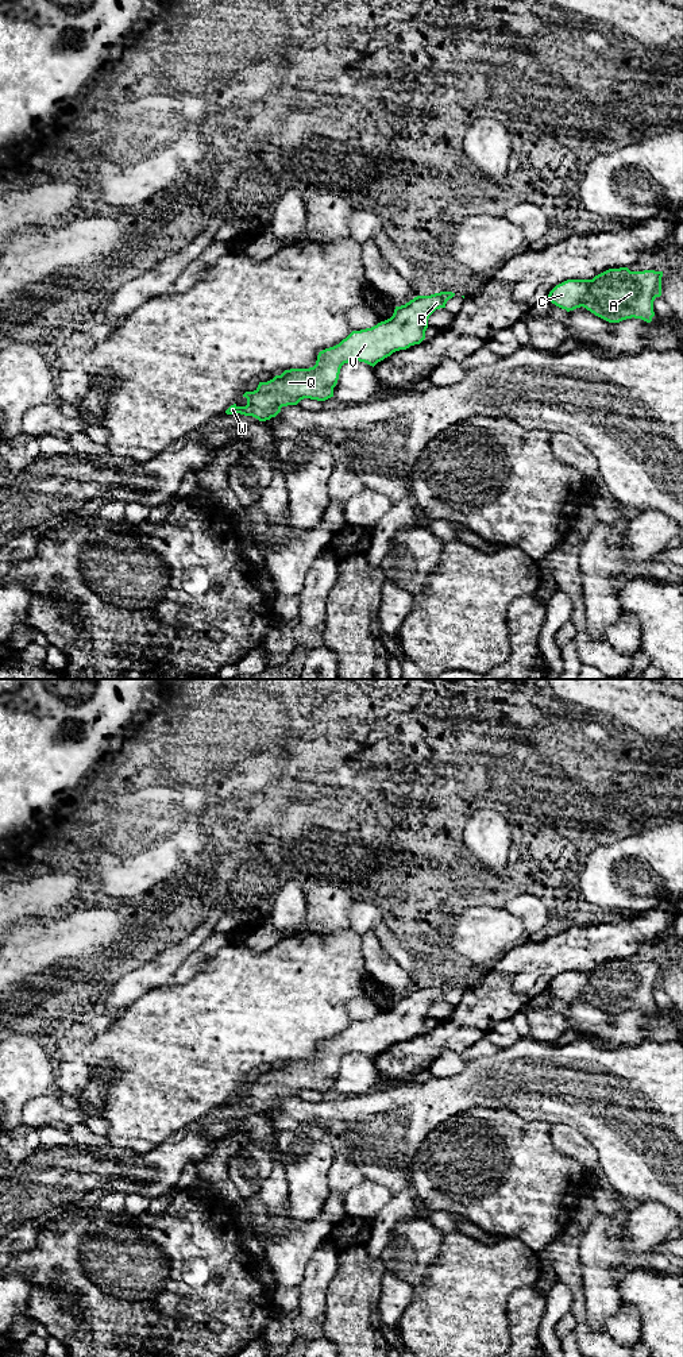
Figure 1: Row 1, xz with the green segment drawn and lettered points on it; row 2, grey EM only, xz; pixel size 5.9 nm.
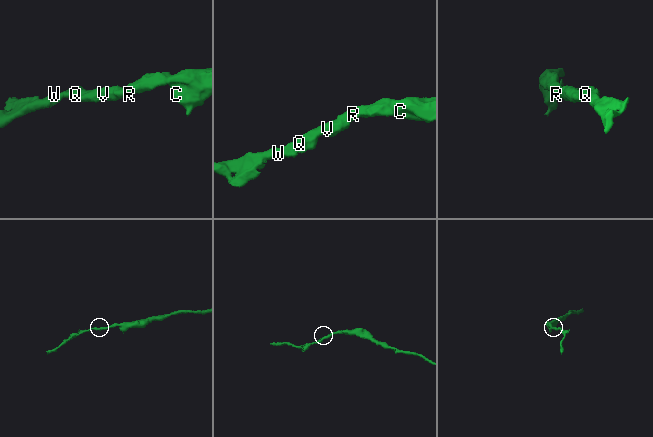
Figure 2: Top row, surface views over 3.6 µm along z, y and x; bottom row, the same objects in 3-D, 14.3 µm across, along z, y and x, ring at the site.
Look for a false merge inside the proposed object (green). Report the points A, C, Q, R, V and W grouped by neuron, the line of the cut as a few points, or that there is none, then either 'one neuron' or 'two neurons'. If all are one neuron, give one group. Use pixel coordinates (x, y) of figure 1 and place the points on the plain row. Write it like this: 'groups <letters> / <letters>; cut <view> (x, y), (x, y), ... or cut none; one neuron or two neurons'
groups A C Q R V W; cut none; one neuron

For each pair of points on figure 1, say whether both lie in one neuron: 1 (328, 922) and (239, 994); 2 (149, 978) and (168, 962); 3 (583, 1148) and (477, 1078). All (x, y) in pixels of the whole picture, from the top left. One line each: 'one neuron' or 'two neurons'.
1: two neurons
2: one neuron
3: two neurons

